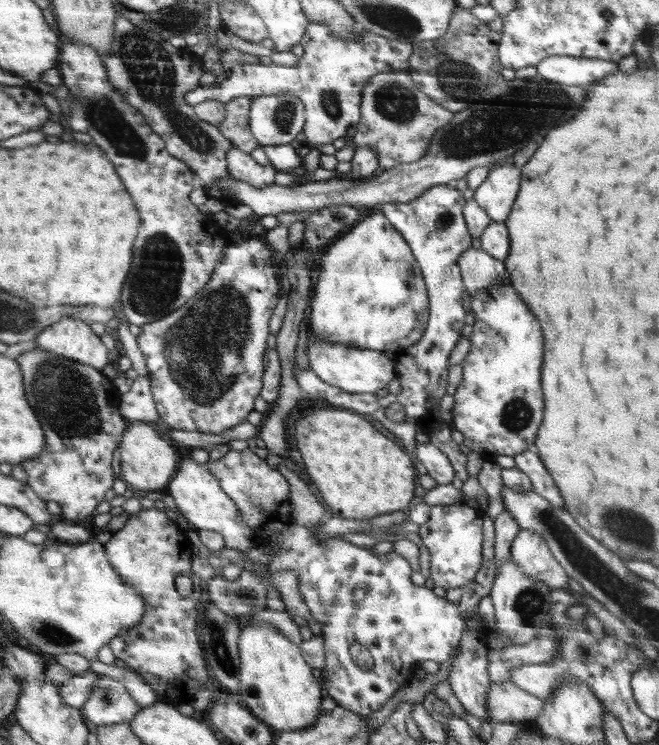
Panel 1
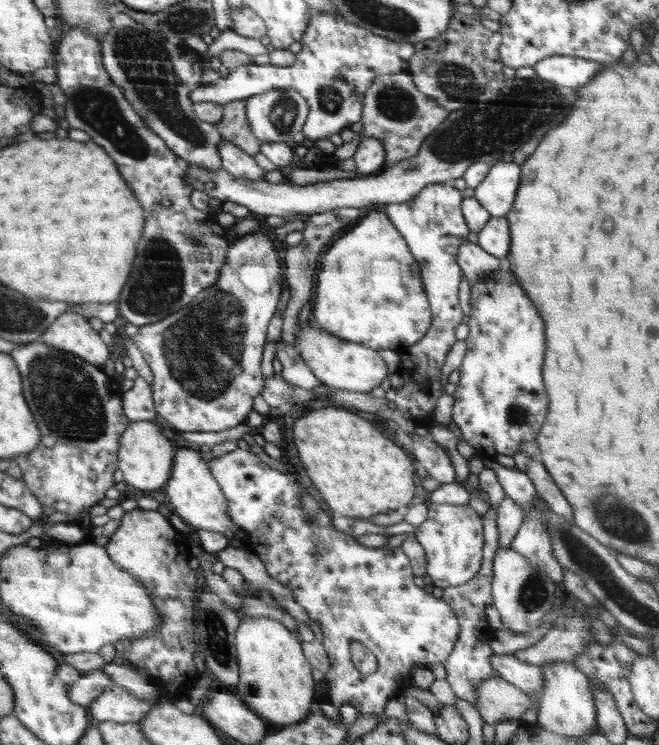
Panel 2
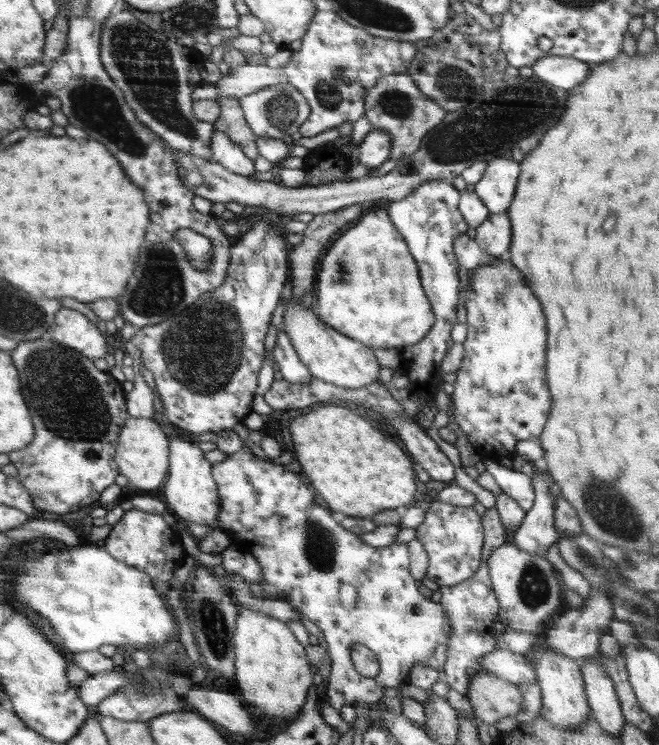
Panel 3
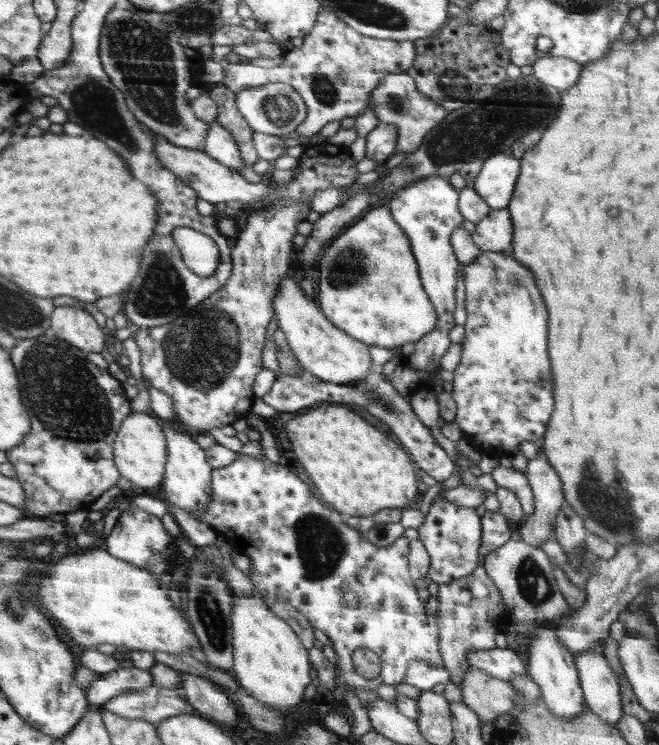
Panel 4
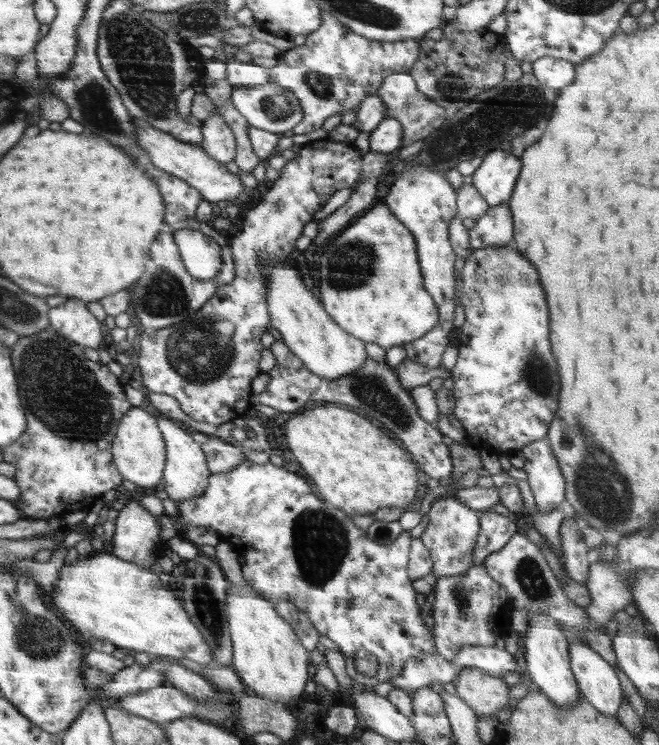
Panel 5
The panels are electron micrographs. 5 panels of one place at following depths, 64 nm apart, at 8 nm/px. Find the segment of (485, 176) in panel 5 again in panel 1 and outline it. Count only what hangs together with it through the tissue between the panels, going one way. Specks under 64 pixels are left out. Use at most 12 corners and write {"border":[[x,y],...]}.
{"border":[[522,170],[489,171],[473,199],[494,222],[506,222],[518,200]]}

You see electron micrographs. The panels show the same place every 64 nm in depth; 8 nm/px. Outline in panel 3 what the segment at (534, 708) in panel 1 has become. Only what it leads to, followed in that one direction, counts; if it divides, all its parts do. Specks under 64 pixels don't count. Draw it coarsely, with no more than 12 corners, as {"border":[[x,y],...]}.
{"border":[[488,672],[473,676],[466,696],[477,721],[519,715],[517,684]]}

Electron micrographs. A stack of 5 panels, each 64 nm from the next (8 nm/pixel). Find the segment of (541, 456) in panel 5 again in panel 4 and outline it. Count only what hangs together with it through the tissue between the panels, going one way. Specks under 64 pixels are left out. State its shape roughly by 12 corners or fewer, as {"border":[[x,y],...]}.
{"border":[[542,457],[528,461],[525,476],[534,512],[515,534],[540,546],[555,531],[565,500],[555,468]]}

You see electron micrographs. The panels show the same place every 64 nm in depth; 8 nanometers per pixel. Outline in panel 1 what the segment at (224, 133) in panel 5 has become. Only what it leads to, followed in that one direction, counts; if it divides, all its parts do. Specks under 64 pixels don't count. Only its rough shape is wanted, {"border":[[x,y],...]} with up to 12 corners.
{"border":[[238,148],[228,154],[231,178],[256,188],[274,183],[277,169]]}

